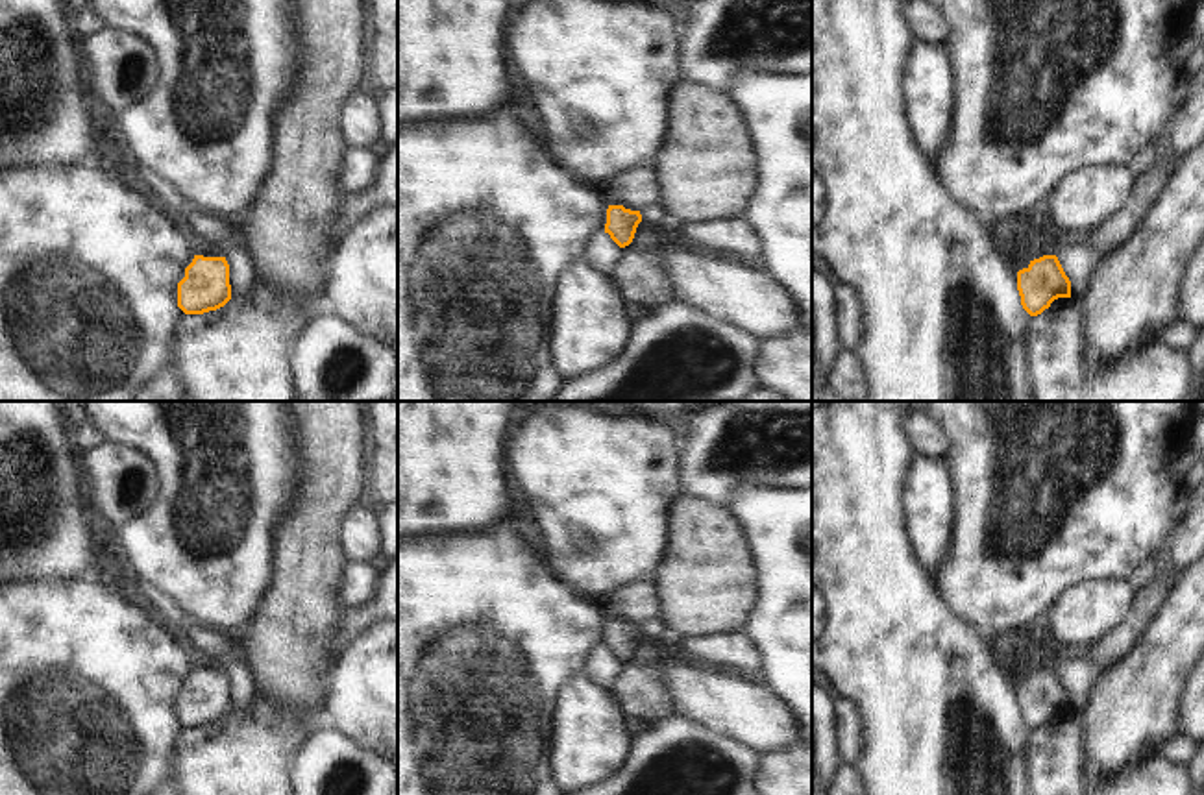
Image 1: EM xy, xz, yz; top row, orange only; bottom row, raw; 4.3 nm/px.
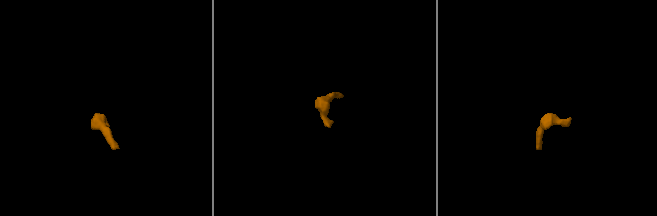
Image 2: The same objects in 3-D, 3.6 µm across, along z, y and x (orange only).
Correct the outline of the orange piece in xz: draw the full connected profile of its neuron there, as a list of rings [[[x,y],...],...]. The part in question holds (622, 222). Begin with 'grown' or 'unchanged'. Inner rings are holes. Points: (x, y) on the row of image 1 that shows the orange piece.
unchanged | [[[608,205],[605,233],[608,233],[620,248],[625,248],[633,242],[640,222],[640,211],[631,211],[623,205]]]

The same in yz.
unchanged | [[[1043,255],[1017,272],[1021,305],[1030,316],[1041,314],[1058,298],[1071,298],[1071,281],[1056,255]]]

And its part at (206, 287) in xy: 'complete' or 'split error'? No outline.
complete

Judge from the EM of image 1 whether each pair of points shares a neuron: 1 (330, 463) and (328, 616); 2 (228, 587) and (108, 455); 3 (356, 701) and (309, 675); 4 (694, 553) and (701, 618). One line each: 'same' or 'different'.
1: same
2: different
3: different
4: same

